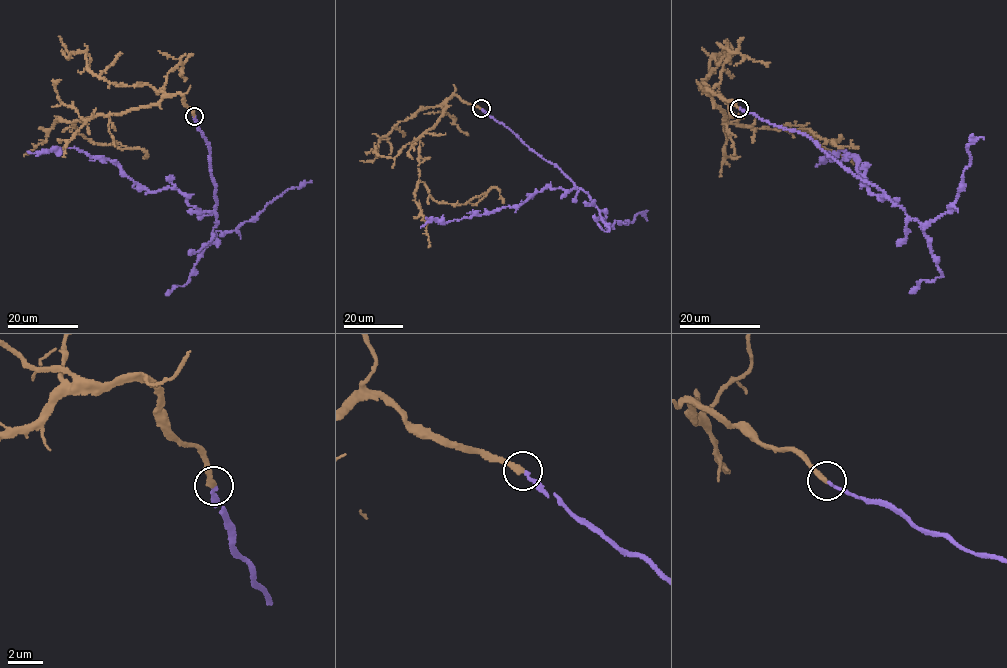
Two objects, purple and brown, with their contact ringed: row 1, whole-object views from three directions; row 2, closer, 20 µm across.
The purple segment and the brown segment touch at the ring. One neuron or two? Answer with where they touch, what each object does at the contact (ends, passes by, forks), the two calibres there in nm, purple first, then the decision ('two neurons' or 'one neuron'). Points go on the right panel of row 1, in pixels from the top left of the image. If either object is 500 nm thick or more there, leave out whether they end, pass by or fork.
at (739, 108); purple ends there; brown ends there; 190 nm thick on the purple side, 280 nm on the other; one neuron

